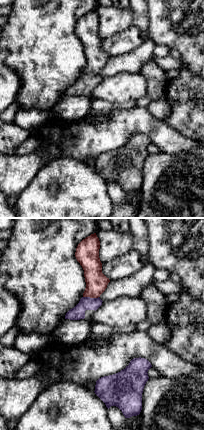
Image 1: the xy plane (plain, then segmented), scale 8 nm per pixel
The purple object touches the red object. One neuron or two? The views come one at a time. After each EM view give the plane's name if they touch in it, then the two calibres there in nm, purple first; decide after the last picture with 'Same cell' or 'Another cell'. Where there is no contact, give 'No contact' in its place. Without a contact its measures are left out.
Touches purple in xy. Thickness 110 nm (purple) against 180 nm

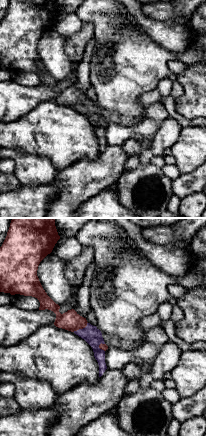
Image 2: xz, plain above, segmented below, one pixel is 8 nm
Touches purple in xz. Thickness 140 nm (purple) against 160 nm

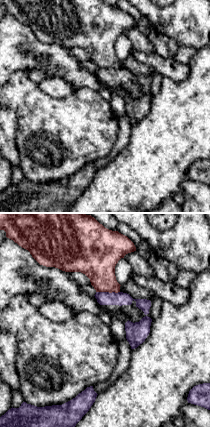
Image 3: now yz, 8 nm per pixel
Touches purple in yz. Thickness 110 nm (purple) against 280 nm

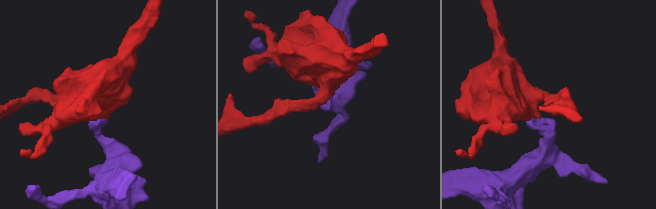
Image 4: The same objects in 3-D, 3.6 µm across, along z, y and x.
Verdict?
Another cell

